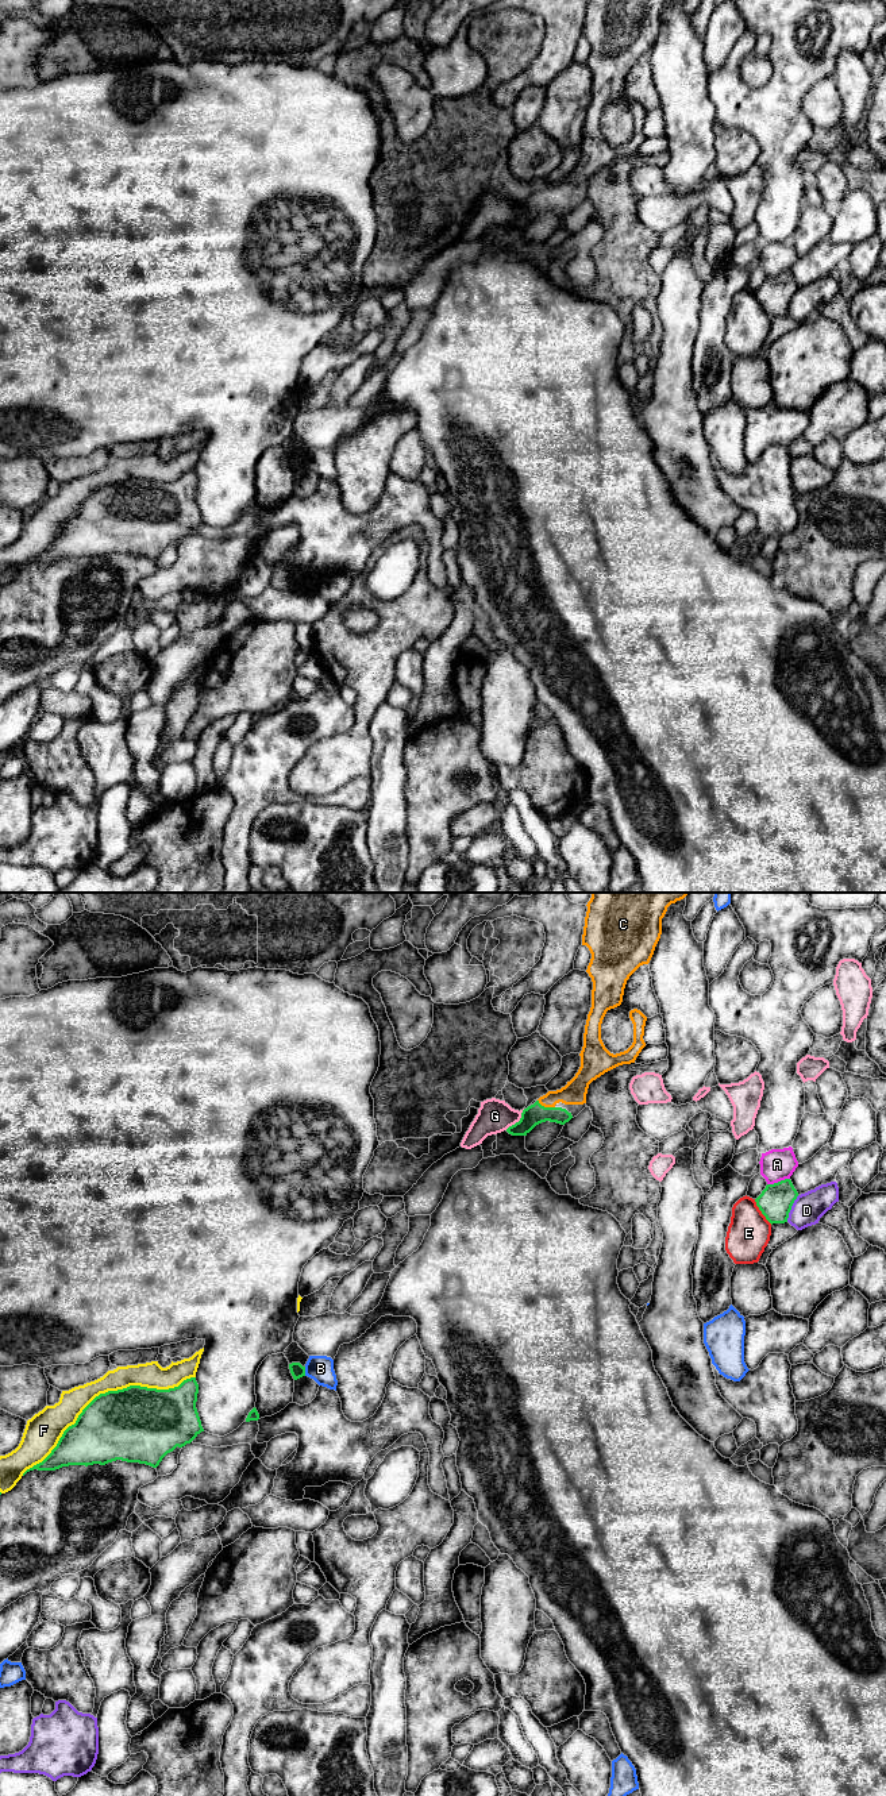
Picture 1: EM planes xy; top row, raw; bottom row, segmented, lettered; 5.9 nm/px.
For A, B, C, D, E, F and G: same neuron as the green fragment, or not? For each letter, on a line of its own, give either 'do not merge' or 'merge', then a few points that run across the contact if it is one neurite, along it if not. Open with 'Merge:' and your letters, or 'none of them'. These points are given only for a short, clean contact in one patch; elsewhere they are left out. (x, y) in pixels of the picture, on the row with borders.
Merge: C
A: do not merge
B: do not merge
C: merge | xy (534, 1114), (546, 1107), (558, 1095), (574, 1093)
D: do not merge
E: do not merge
F: do not merge
G: do not merge | xy (524, 1109), (520, 1118), (505, 1129)

